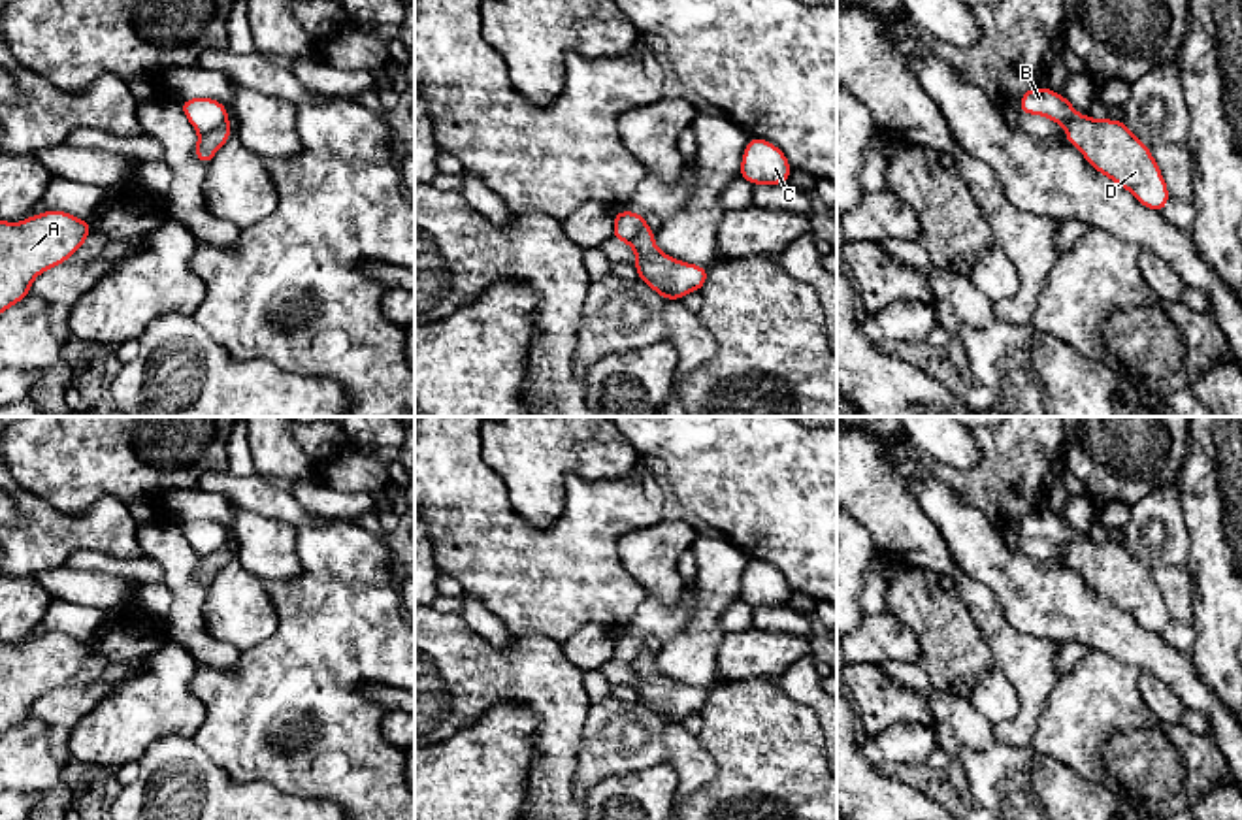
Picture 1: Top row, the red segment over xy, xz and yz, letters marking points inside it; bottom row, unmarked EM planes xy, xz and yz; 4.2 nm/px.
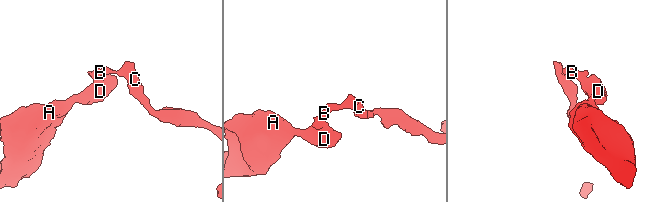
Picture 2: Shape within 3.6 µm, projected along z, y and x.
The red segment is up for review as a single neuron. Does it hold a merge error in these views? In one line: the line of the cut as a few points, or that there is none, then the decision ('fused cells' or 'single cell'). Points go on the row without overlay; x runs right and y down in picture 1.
cut xy (227, 543), (200, 558); fused cells

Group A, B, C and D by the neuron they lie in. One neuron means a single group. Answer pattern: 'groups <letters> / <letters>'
groups A D / B C

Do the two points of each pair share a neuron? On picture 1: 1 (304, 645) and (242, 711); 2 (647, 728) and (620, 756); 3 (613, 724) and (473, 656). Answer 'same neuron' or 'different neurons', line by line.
1: same neuron
2: same neuron
3: different neurons

